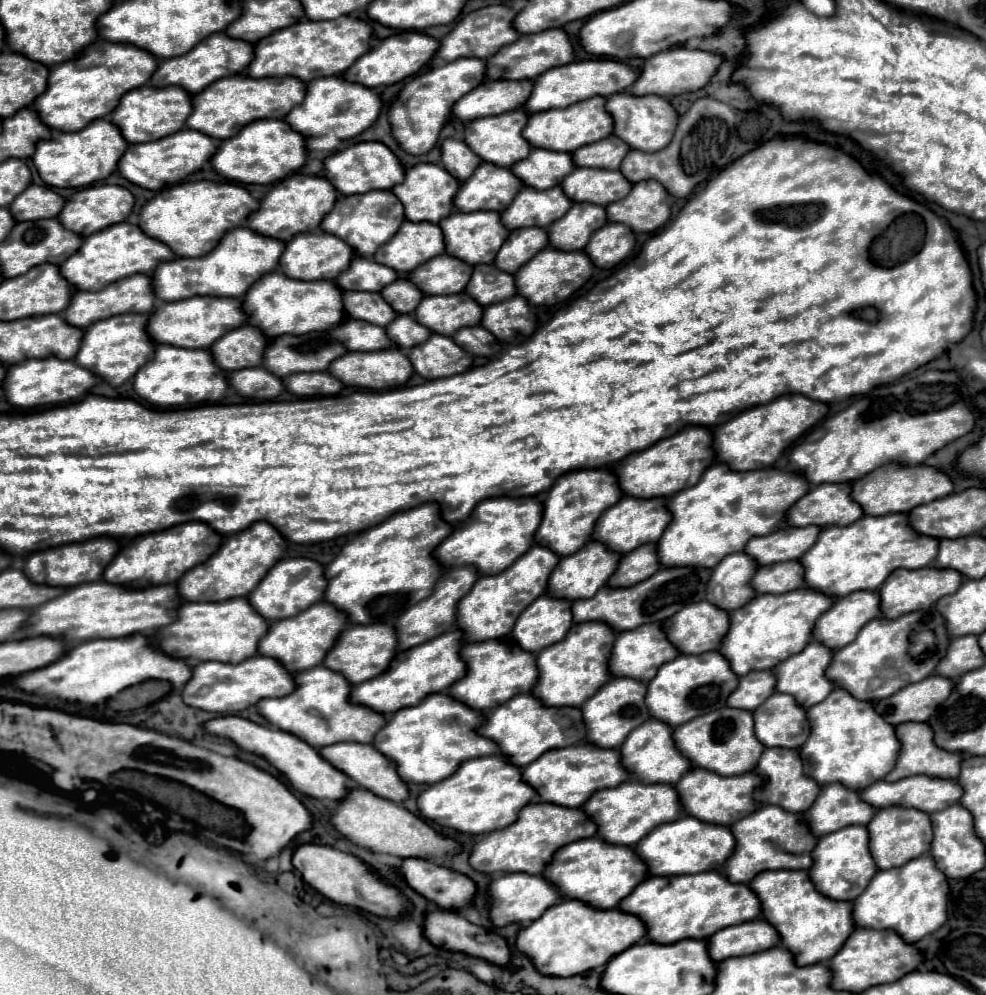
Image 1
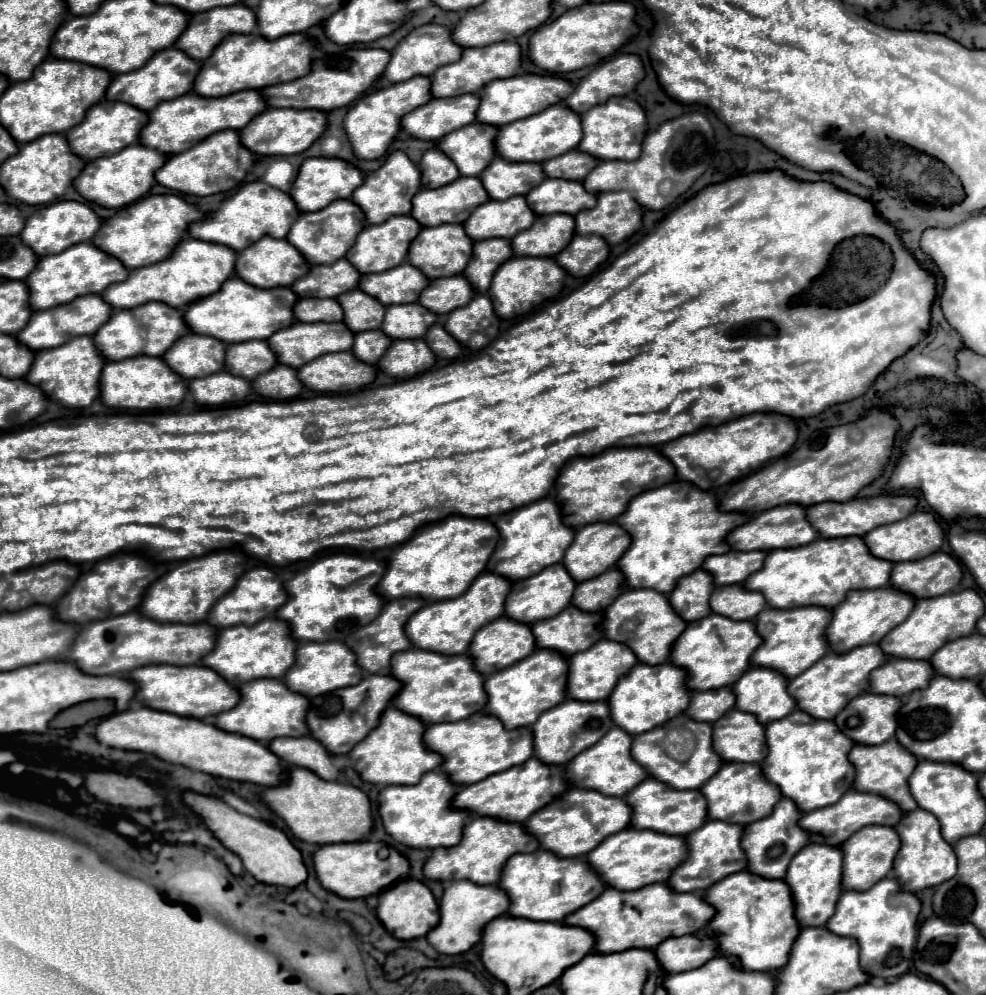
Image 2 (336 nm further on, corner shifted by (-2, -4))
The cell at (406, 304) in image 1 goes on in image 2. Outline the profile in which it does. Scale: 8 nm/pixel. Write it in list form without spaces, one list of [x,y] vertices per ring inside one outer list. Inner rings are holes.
[[[354,289],[352,293],[344,293],[344,297],[338,297],[338,301],[344,309],[344,323],[354,333],[380,329],[386,307],[378,299],[366,295],[360,289]]]

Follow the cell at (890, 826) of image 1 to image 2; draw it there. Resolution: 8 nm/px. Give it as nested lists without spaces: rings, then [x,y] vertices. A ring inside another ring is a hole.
[[[868,825],[856,831],[844,845],[844,869],[842,869],[842,885],[844,889],[864,891],[876,885],[876,881],[888,877],[892,873],[892,857],[896,857],[896,849],[900,849],[900,837],[896,837],[894,827],[886,825]]]

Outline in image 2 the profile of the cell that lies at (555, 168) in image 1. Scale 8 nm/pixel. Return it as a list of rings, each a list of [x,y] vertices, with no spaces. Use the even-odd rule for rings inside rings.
[[[496,157],[488,169],[480,175],[490,199],[504,201],[514,195],[528,195],[528,189],[534,189],[544,181],[546,173],[540,163],[514,163],[502,157]]]

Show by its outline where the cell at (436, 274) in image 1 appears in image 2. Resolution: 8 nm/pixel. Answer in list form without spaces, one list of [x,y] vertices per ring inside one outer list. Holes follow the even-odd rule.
[[[402,263],[384,273],[362,275],[360,279],[360,289],[384,305],[416,303],[428,285],[430,279],[412,263]]]

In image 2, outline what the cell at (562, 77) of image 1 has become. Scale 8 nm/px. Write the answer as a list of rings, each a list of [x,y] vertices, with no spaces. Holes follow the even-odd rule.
[[[522,73],[522,75],[516,75],[516,77],[492,81],[480,93],[480,107],[478,107],[478,113],[476,113],[476,121],[502,127],[502,125],[514,123],[518,119],[526,119],[534,113],[540,113],[550,105],[562,103],[564,97],[568,97],[568,93],[572,93],[572,83],[568,83],[566,79],[556,77],[556,75]]]

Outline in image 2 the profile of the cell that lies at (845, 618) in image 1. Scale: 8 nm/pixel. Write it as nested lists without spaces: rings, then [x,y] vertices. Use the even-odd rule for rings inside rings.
[[[804,607],[804,609],[764,609],[756,617],[756,629],[762,635],[762,645],[752,655],[752,665],[776,669],[788,679],[796,673],[804,673],[808,665],[814,665],[824,657],[828,645],[824,645],[824,621],[828,621],[828,609]]]

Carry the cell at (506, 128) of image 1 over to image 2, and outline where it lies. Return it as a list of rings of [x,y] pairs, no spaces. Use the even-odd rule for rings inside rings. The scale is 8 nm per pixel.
[[[470,123],[440,139],[438,149],[458,167],[460,175],[478,177],[496,157],[498,127]]]

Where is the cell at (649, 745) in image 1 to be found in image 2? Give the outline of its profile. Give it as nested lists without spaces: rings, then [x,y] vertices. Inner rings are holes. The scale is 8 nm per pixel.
[[[612,727],[596,745],[582,751],[566,765],[568,783],[582,789],[594,789],[612,797],[624,797],[624,793],[628,793],[632,785],[640,785],[640,781],[648,777],[648,773],[644,773],[644,769],[640,769],[640,765],[632,761],[630,747],[632,747],[632,735],[624,733],[624,729]]]

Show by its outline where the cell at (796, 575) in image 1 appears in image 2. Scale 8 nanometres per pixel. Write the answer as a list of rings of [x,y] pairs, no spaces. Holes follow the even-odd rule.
[[[724,585],[714,589],[710,597],[710,607],[718,615],[736,621],[746,621],[746,619],[756,619],[756,613],[760,613],[766,605],[760,593],[748,593],[744,585]]]

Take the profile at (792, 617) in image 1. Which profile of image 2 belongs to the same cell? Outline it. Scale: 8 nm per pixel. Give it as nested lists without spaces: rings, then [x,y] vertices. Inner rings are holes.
[[[712,613],[700,621],[694,621],[678,637],[672,649],[672,663],[688,669],[688,687],[692,691],[708,691],[734,685],[748,669],[750,657],[760,645],[760,635],[752,621],[732,621]]]

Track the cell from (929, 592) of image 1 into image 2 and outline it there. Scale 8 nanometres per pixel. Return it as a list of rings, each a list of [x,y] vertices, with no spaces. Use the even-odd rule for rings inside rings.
[[[888,587],[850,591],[846,599],[832,609],[832,621],[828,625],[830,649],[844,653],[854,647],[880,641],[880,637],[884,637],[888,629],[894,629],[896,625],[900,625],[900,621],[904,621],[904,617],[908,617],[908,613],[912,611],[912,601],[916,599],[908,597],[908,593],[892,593],[892,589]]]

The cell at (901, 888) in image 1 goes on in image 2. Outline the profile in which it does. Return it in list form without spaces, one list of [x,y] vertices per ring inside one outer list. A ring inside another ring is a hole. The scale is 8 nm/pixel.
[[[886,877],[868,891],[844,891],[826,927],[836,935],[858,939],[860,967],[872,977],[890,979],[904,975],[910,967],[920,911],[920,899],[914,893],[904,893],[894,877]]]

